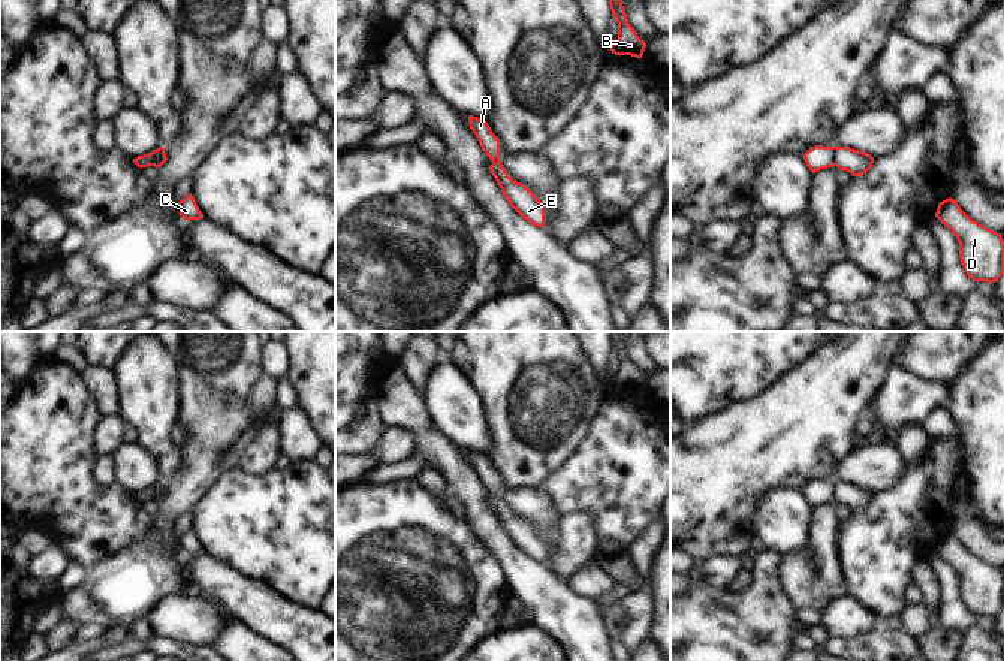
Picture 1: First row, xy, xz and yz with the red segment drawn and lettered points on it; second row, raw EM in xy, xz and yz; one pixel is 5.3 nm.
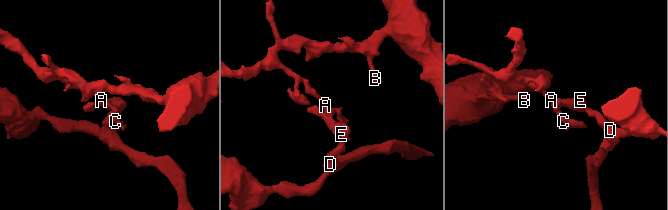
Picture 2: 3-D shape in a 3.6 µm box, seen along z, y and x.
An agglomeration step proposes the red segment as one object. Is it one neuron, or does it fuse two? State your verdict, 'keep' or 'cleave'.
cleave

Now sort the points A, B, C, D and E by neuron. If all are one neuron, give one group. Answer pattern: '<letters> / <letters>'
A B C / D E

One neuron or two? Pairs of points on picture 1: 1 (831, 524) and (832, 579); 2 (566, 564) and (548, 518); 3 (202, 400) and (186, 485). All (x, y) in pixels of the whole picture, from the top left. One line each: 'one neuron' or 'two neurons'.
1: one neuron
2: two neurons
3: one neuron

